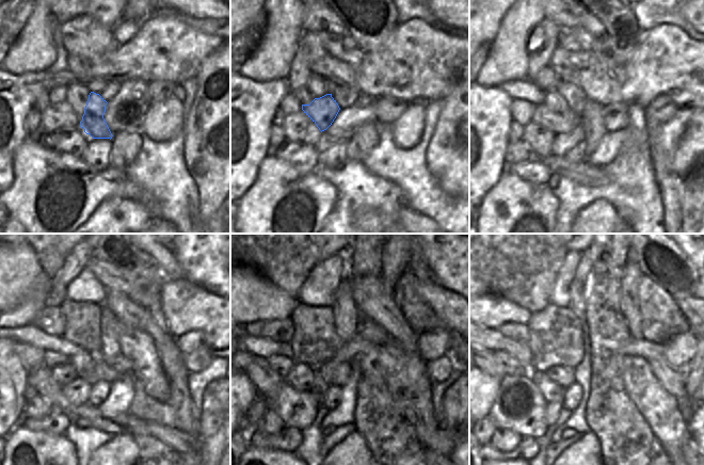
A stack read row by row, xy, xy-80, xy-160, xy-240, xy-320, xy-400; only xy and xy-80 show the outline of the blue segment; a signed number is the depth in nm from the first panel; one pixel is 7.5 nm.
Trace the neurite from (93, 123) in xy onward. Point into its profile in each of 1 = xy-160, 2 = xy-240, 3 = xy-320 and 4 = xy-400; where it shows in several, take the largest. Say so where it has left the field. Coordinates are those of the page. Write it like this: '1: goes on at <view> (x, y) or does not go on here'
1: goes on at xy-160 (559, 122)
2: goes on at xy-240 (90, 367)
3: goes on at xy-320 (281, 364)
4: goes on at xy-400 (508, 366)

